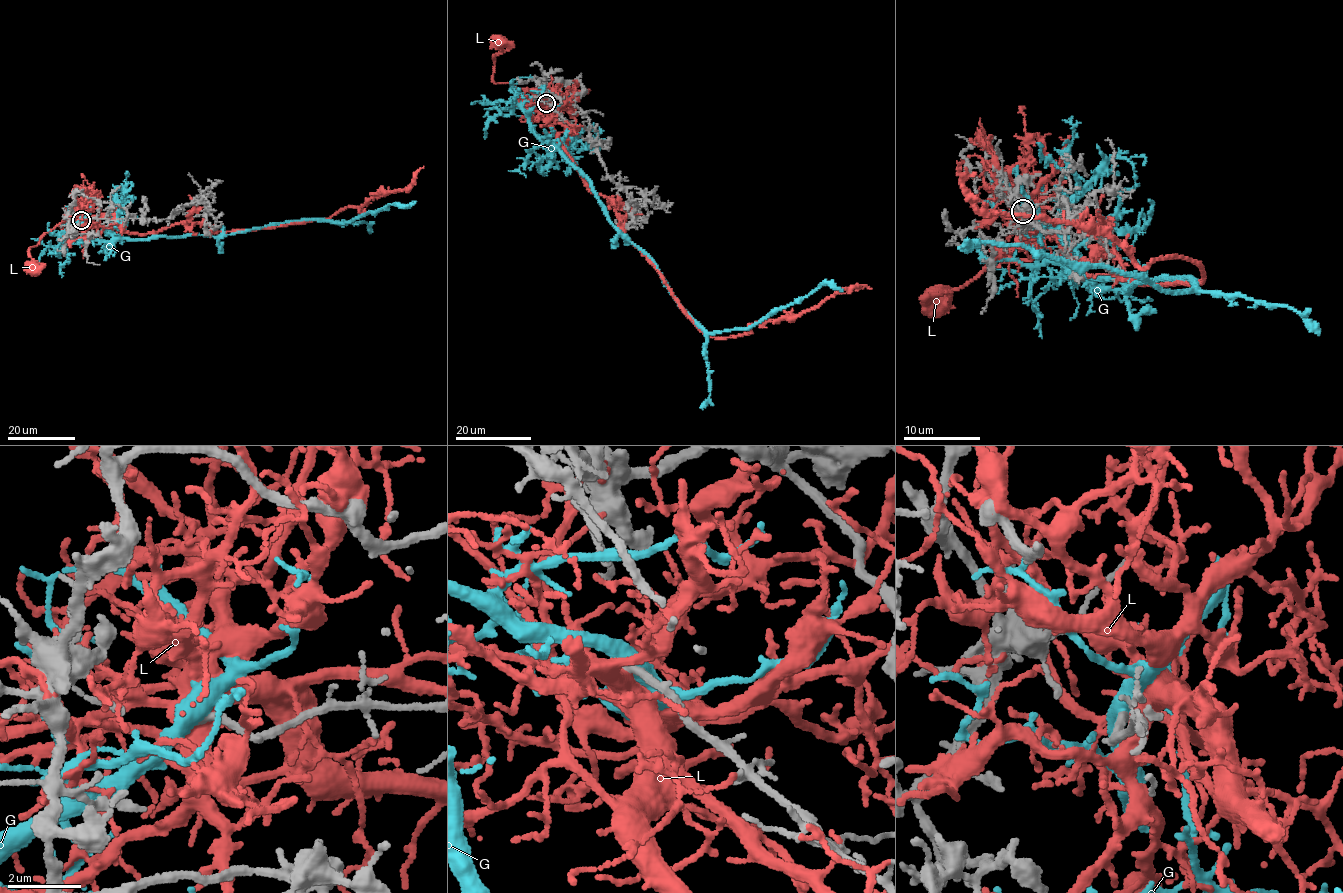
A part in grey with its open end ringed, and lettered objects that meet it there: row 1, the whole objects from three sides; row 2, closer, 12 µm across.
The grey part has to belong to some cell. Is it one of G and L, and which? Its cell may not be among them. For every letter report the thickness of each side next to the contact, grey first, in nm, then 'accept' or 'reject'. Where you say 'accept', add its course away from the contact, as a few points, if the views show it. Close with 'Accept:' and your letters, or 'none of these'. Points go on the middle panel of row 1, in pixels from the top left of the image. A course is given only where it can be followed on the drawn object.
G: 220/480 nm | reject
L: 220/460 nm | reject
Accept: none of these

